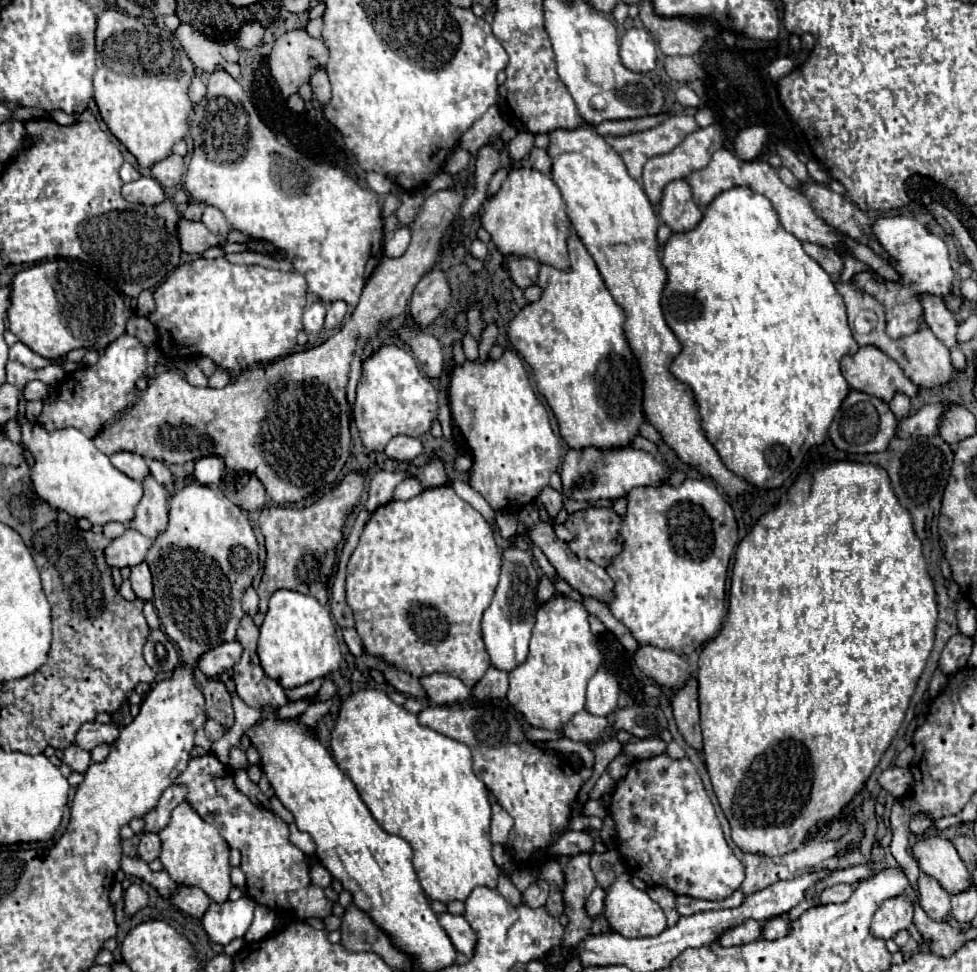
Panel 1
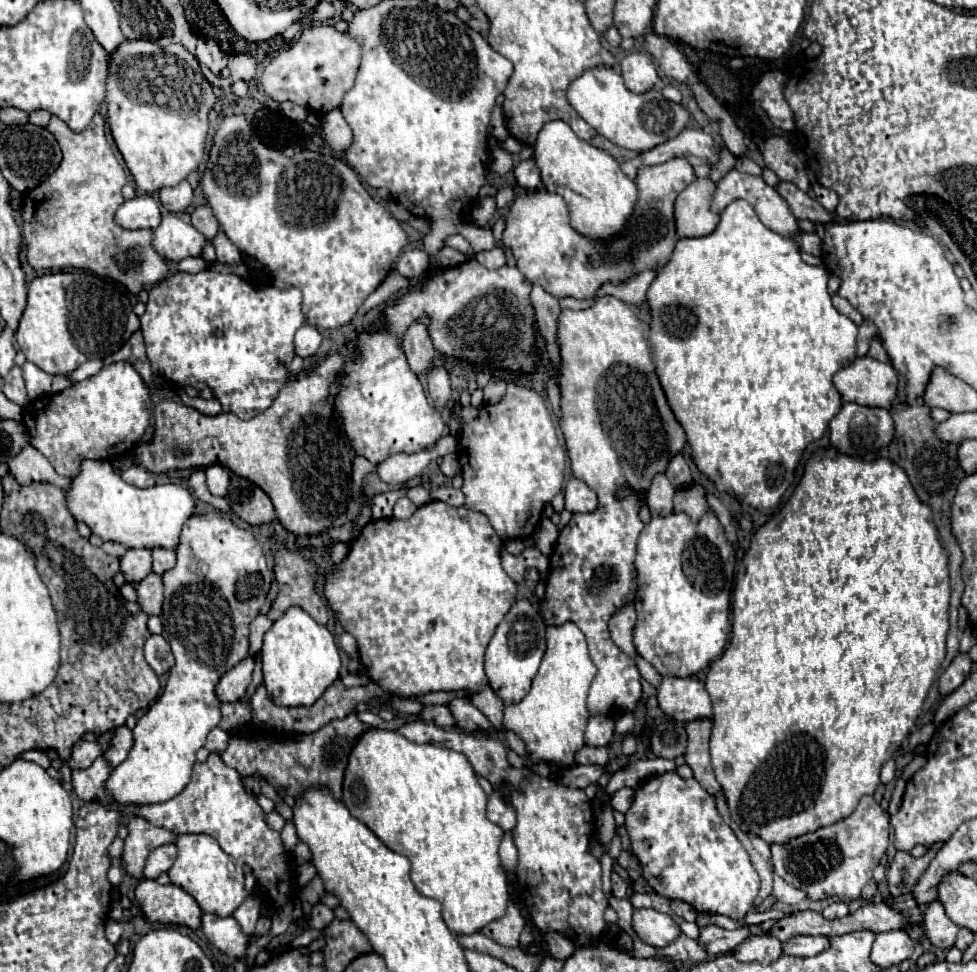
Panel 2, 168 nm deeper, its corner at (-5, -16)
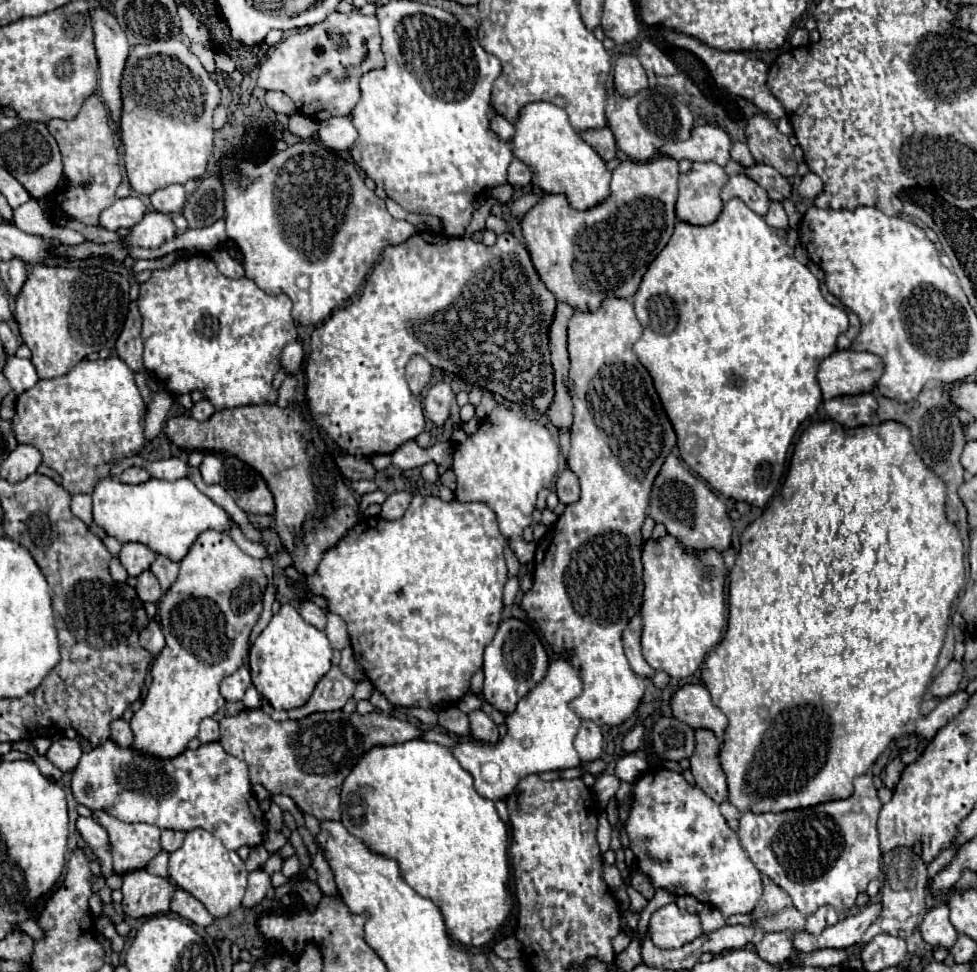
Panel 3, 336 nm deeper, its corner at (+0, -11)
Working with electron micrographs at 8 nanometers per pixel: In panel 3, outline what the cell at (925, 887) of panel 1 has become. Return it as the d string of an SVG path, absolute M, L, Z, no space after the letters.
M938 905L924 915L924 921L920 923L920 933L922 939L932 947L950 949L958 939L958 933L952 927L948 915L950 915L948 905Z

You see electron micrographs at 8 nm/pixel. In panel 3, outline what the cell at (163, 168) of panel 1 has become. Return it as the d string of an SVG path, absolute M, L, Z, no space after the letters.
M170 185L164 189L158 189L150 195L150 203L156 211L172 215L172 213L180 213L184 203L186 203L186 193L182 185Z

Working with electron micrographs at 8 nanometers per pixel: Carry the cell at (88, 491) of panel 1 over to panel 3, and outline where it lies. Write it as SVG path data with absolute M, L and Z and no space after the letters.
M102 479L94 493L94 521L120 543L138 541L156 551L158 555L166 555L174 563L182 561L188 549L194 545L200 533L208 529L230 531L238 527L230 513L224 507L216 505L210 497L200 493L190 479L150 479L140 485L124 485L118 479Z

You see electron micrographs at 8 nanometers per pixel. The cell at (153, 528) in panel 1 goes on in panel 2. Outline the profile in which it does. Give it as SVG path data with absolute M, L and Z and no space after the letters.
M153 548L153 572L163 574L175 564L175 550L171 548Z

